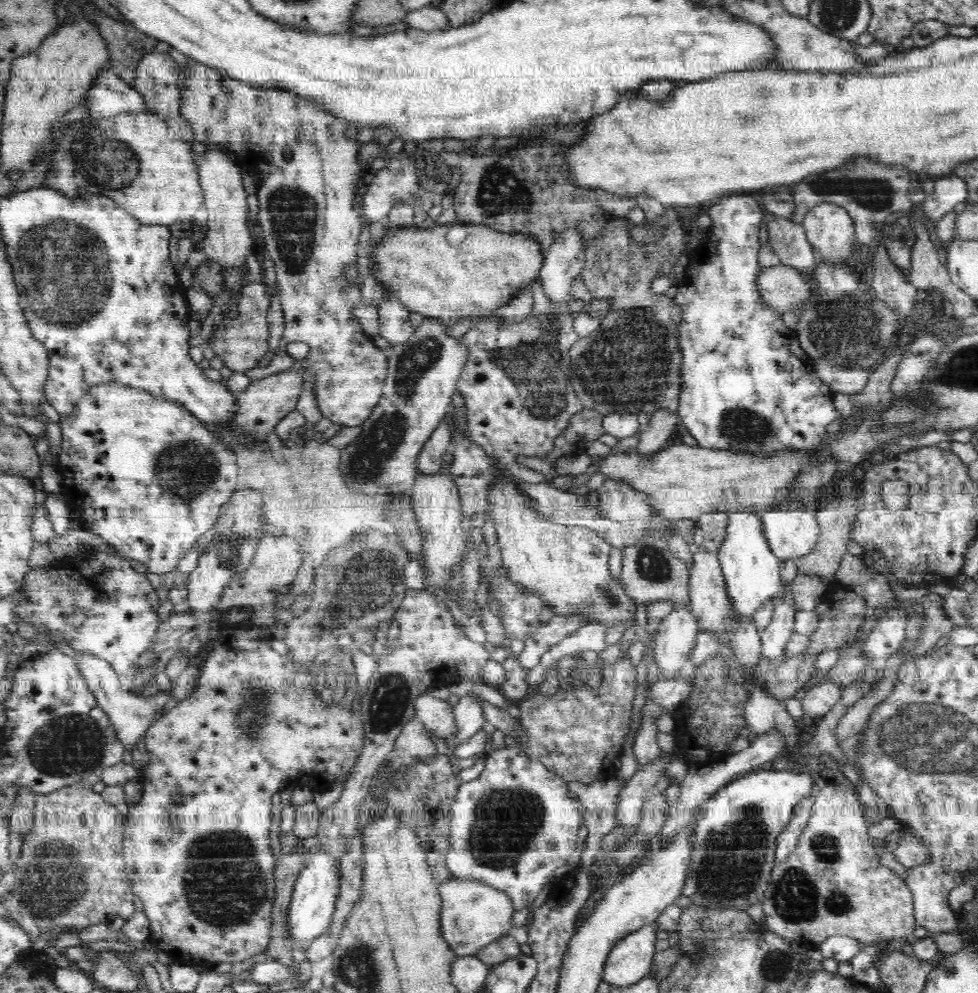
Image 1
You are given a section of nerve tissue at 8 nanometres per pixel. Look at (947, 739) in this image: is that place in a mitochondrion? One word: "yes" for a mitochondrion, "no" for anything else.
yes

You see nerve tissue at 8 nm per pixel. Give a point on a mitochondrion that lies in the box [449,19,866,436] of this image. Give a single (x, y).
(629, 365)

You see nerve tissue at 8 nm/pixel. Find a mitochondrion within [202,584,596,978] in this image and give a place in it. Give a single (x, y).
(504, 822)

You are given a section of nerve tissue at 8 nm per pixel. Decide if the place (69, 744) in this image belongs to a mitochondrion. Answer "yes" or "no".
yes

